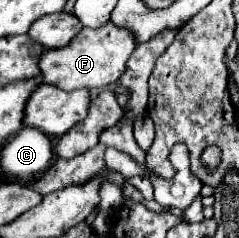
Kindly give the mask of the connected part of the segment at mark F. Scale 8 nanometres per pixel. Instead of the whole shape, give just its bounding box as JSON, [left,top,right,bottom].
[41,21,135,91]

